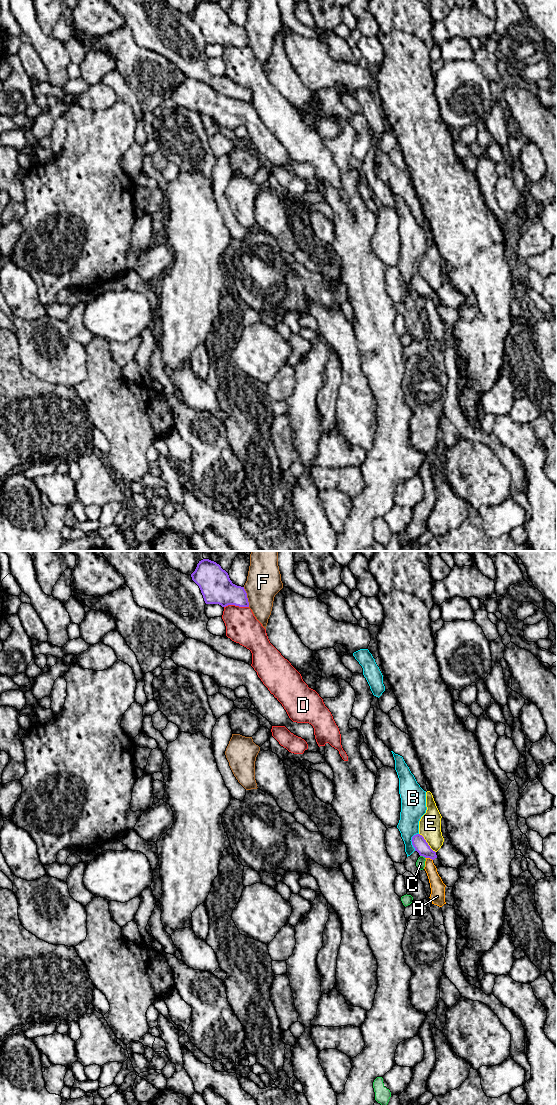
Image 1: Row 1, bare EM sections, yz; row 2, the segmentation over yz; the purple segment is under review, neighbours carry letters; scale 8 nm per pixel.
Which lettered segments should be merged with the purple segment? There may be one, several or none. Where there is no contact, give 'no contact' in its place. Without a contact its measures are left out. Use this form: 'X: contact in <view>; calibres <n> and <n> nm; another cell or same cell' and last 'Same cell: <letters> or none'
A: contact in yz; calibres 110 and 120 nm; another cell
B: contact in yz; calibres 110 and 190 nm; another cell
C: contact in yz; calibres 110 and 70 nm; another cell
D: contact in yz; calibres 260 and 260 nm; another cell
E: contact in yz; calibres 110 and 180 nm; another cell
F: contact in yz; calibres 260 and 280 nm; another cell
Same cell: none

